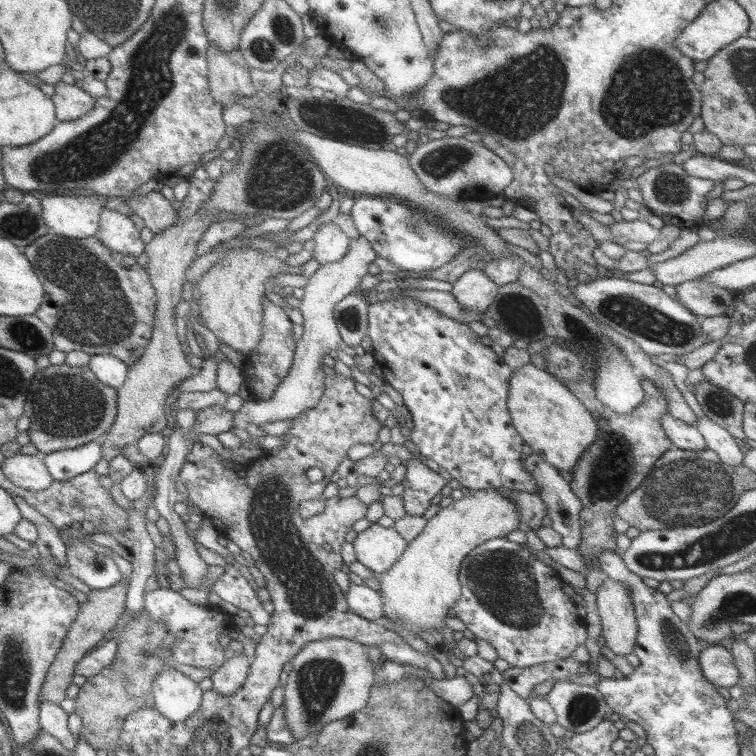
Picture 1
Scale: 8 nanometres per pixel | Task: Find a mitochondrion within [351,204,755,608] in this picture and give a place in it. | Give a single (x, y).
(683, 489)

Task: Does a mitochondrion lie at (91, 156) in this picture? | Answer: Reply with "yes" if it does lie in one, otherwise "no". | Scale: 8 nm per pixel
yes

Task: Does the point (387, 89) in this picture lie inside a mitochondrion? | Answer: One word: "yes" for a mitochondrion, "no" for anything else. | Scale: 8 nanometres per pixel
no

